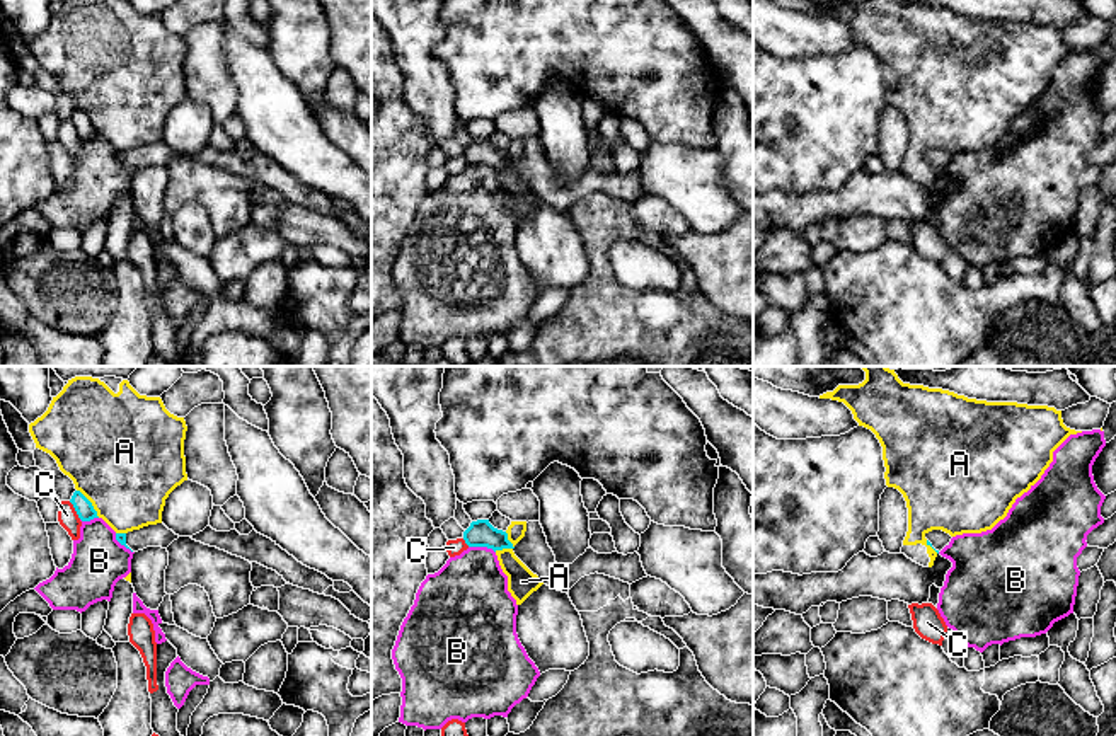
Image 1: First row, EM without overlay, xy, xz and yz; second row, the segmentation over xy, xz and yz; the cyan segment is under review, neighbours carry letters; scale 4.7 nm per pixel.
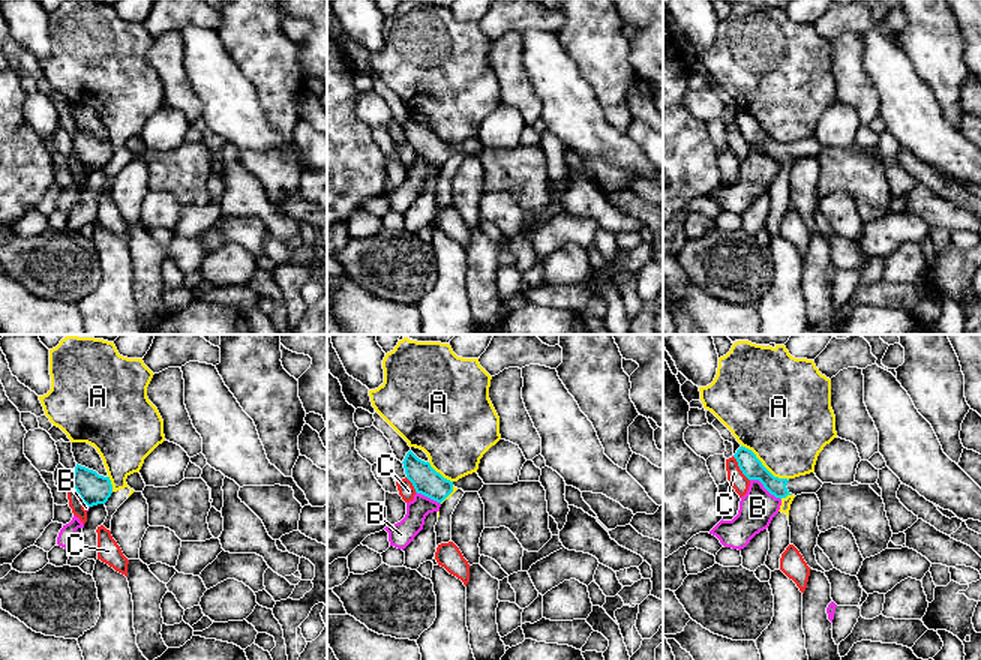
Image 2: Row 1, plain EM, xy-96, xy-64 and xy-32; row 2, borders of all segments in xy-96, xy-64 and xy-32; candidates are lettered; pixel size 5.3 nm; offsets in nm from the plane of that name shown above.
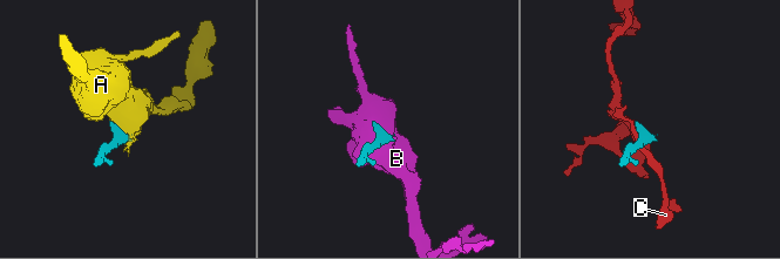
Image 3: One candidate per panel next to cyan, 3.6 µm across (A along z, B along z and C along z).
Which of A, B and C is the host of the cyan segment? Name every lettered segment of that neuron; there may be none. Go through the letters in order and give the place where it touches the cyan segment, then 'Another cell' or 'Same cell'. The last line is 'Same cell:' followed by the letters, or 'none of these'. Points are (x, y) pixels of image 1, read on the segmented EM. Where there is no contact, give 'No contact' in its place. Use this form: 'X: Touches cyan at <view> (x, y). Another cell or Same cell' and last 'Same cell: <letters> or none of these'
A: Touches cyan at xz (510, 547). Another cell
B: Touches cyan at xz (483, 546). Another cell
C: Touches cyan at xy (75, 510). Another cell
Same cell: none of these

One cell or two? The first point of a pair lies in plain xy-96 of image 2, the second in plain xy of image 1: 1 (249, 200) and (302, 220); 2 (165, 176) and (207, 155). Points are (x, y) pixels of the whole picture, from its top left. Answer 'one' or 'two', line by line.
1: one
2: two

